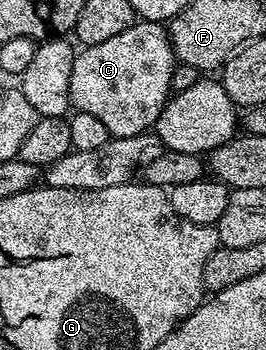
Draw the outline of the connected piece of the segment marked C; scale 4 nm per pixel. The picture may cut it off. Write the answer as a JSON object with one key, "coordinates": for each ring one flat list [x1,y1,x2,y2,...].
{"coordinates":[[139,20,122,34,116,34,105,42,97,42,97,46,86,46,76,55,73,75,69,78,71,108,76,112,95,115,113,138,144,135,154,129,161,110,172,95,171,79,176,63,168,29,153,20]]}

